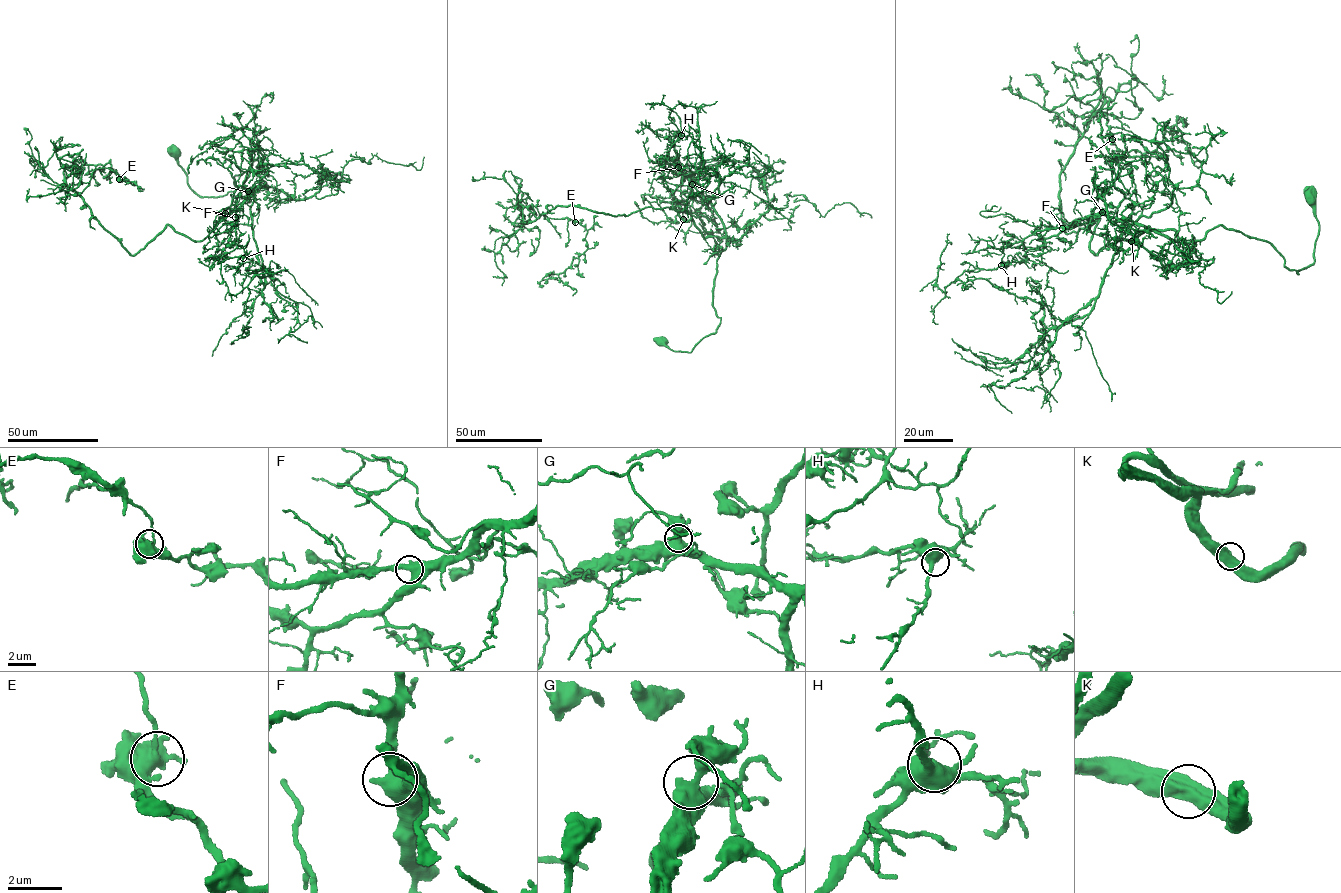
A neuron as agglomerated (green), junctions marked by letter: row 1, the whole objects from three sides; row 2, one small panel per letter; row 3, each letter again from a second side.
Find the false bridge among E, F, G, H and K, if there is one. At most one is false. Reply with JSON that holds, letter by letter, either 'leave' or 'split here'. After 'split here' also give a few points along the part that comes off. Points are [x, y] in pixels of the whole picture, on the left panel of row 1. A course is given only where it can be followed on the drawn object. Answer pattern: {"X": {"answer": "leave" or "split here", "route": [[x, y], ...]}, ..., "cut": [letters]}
{"E": {"answer": "split here", "route": [[119, 179], [128, 182], [109, 163], [90, 164], [88, 173], [99, 184], [94, 185]]}, "F": {"answer": "leave"}, "G": {"answer": "leave"}, "H": {"answer": "leave"}, "K": {"answer": "leave"}, "cut": ["E"]}

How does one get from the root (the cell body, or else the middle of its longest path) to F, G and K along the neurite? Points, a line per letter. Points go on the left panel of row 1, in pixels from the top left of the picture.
F: (174, 152), (200, 196), (224, 196), (237, 188), (234, 176), (257, 173), (268, 187), (248, 193), (235, 217)
G: (174, 152), (188, 185), (198, 195), (224, 196), (237, 188), (234, 176), (252, 169), (268, 187), (248, 191)
K: (174, 152), (200, 196), (224, 196), (237, 188), (234, 176), (259, 174), (266, 185), (244, 188), (225, 213)

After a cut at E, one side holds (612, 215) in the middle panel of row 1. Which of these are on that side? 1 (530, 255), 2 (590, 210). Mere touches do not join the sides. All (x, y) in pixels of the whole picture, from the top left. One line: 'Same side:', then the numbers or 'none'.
Same side: 1, 2

